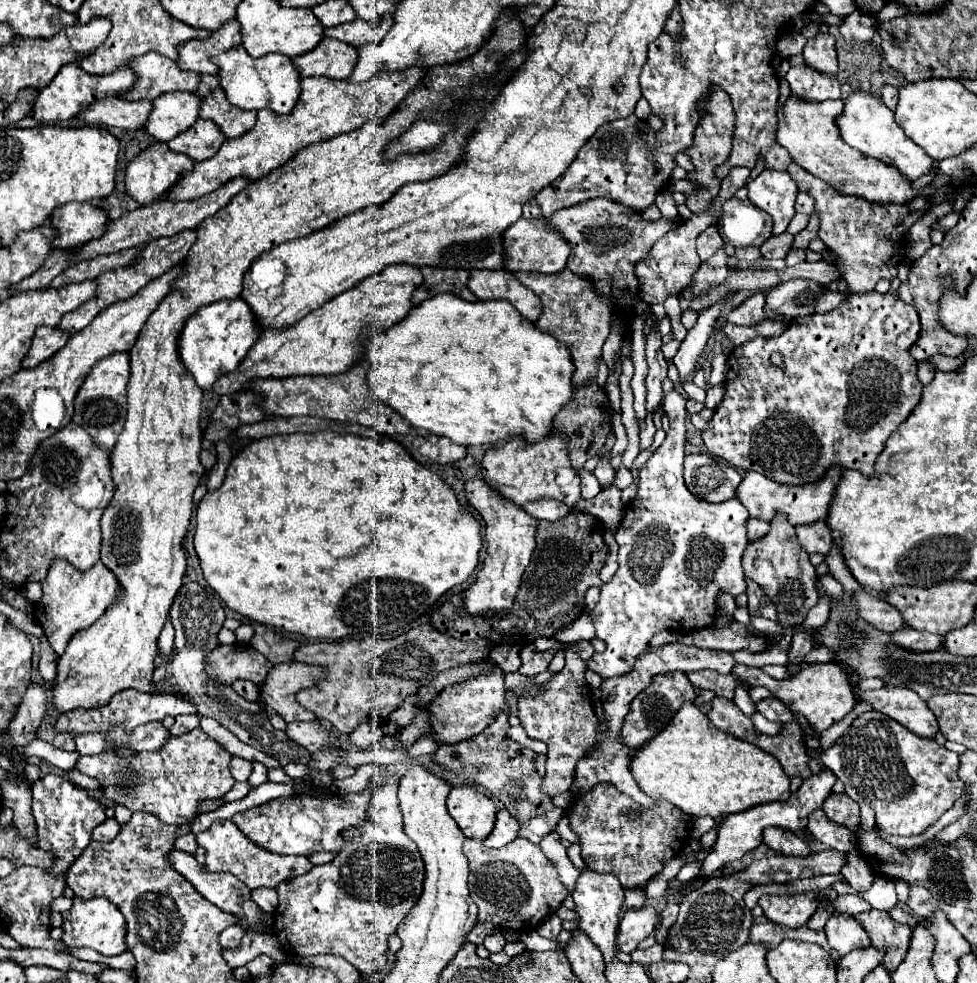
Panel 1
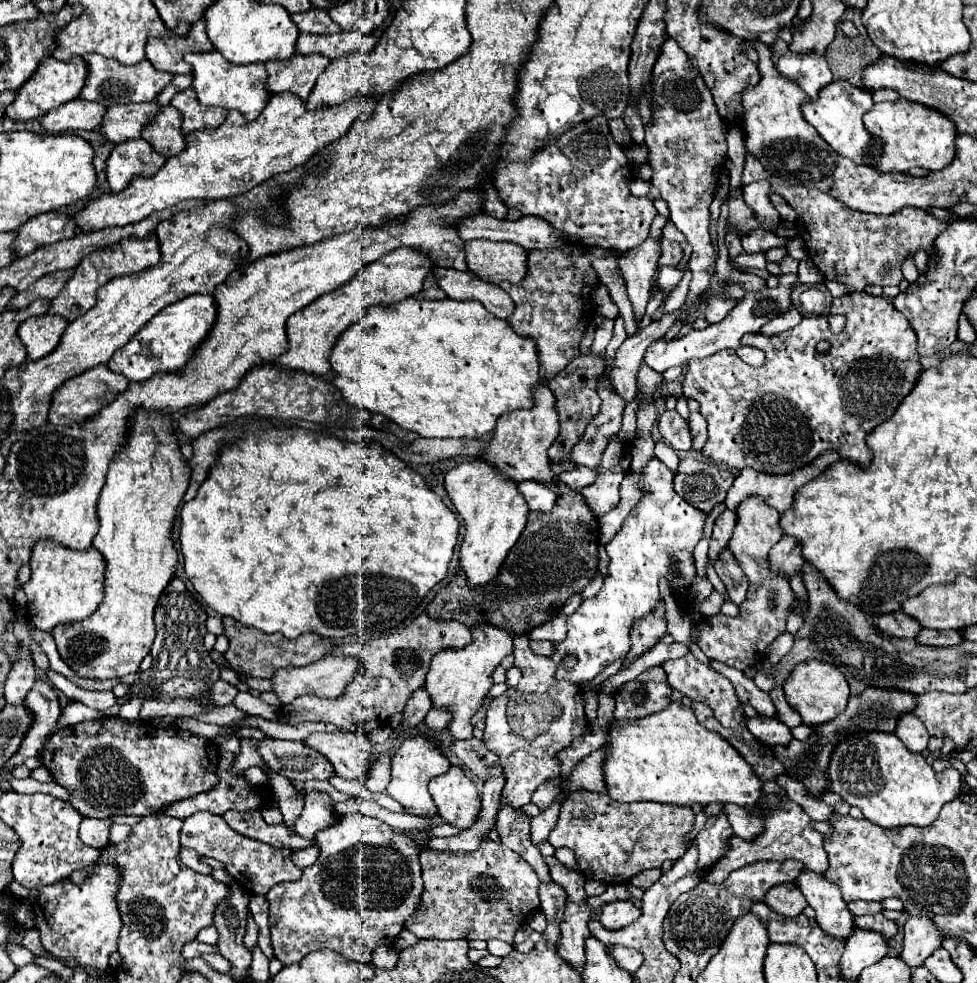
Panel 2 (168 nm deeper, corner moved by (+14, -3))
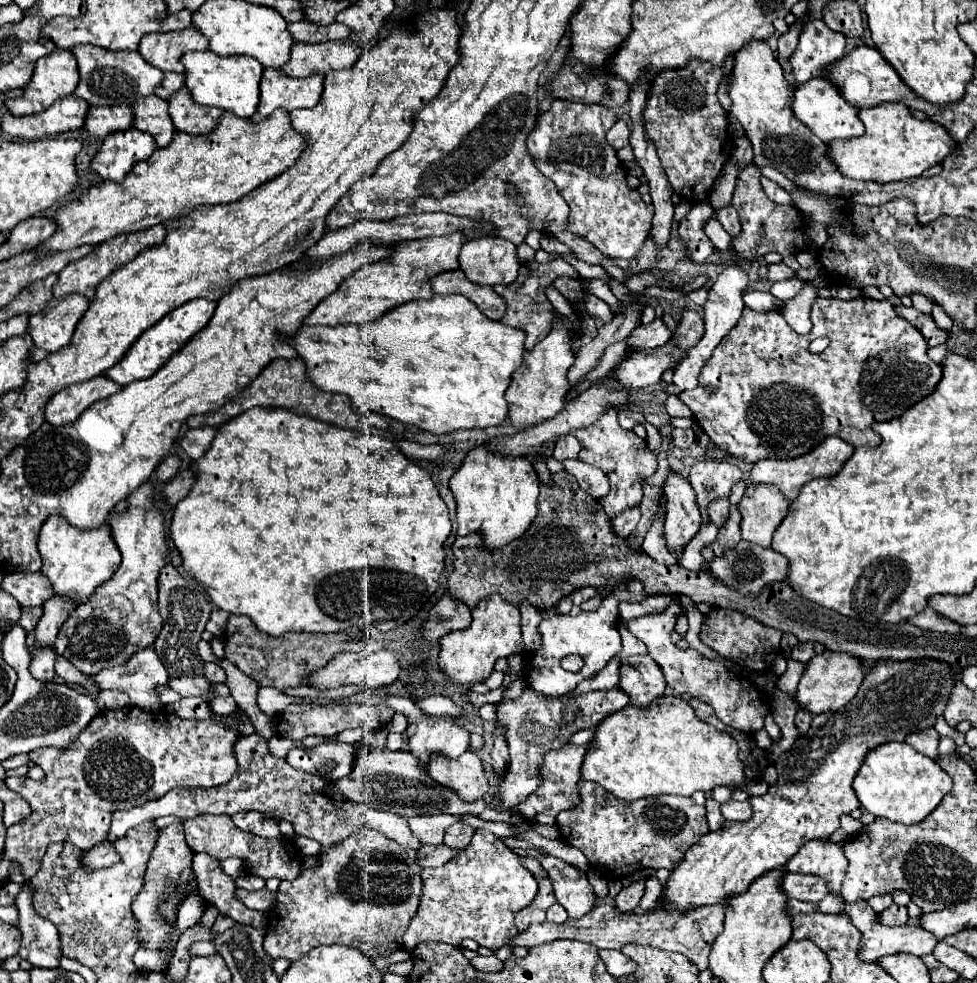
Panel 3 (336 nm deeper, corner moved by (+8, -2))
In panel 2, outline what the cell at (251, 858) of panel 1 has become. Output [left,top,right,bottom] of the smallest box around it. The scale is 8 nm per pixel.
[180,812,302,894]

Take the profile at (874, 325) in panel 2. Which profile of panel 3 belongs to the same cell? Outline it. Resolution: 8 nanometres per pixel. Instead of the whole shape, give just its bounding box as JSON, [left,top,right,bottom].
[680,297,942,463]

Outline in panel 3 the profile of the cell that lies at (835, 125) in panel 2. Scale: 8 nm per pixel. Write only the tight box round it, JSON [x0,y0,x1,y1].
[792,77,864,143]

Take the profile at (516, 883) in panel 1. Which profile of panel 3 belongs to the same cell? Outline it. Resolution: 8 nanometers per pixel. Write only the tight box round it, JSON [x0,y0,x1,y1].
[404,829,538,951]

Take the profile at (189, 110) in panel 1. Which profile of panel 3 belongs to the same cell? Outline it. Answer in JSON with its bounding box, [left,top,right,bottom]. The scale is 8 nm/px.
[84,105,132,137]

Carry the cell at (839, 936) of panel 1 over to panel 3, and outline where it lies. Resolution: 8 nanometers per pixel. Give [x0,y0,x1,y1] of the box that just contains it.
[784,841,848,895]

